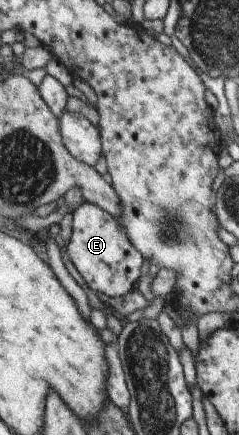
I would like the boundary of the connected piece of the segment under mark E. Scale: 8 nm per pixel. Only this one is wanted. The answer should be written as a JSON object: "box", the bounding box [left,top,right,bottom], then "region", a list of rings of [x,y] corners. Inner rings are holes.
{"box":[66,202,142,297],"region":[[[83,202],[72,212],[72,227],[66,245],[67,256],[91,291],[106,297],[122,297],[136,289],[142,257],[130,245],[124,229],[114,217],[96,205]]]}

